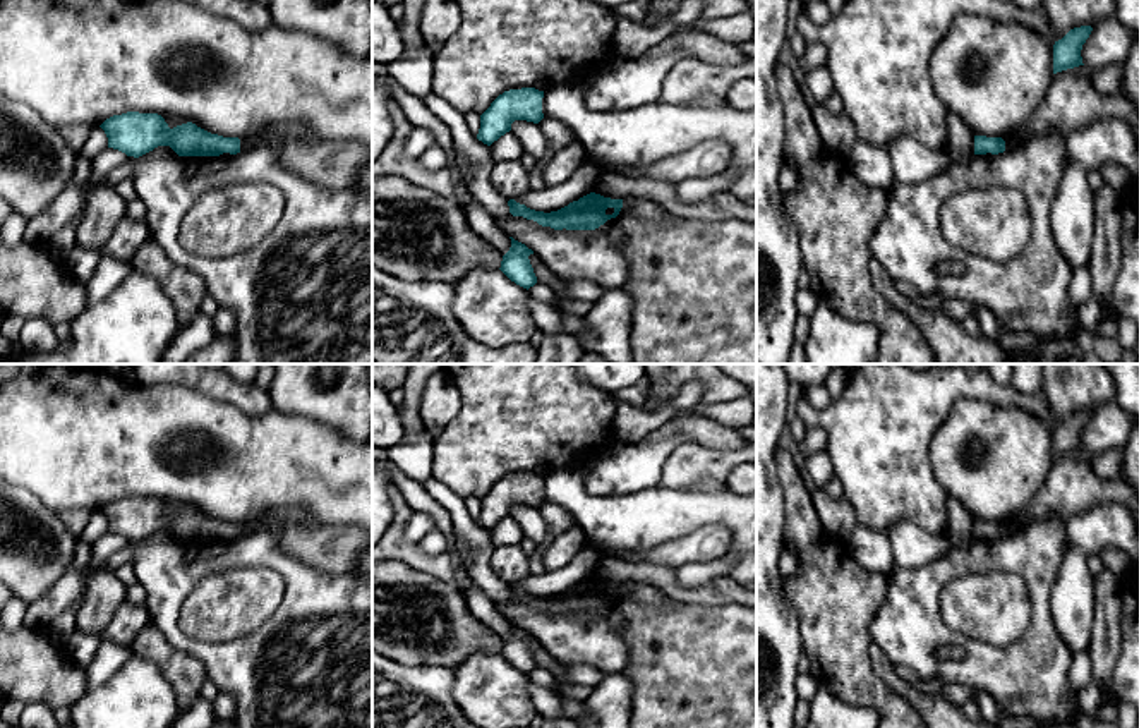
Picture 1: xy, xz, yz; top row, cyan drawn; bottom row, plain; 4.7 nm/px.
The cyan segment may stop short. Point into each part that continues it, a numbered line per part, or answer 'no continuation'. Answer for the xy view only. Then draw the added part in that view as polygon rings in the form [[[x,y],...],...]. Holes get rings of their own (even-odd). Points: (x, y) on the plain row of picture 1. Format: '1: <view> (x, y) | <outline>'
1: xy (247, 526) | [[[244,520],[238,524],[240,524],[240,537],[262,531],[273,532],[271,527],[268,524],[262,524],[261,520]]]

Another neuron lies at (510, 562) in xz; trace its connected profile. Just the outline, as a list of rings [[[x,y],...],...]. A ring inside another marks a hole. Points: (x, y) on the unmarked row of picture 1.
[[[520,544],[494,546],[491,568],[508,585],[516,584],[532,573],[530,556]]]

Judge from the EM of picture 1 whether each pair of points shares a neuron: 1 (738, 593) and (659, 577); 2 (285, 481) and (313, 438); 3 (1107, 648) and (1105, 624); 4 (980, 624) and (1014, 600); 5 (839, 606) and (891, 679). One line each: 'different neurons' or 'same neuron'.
1: same neuron
2: same neuron
3: same neuron
4: same neuron
5: different neurons

